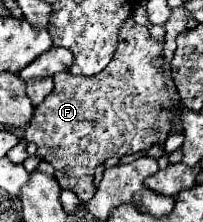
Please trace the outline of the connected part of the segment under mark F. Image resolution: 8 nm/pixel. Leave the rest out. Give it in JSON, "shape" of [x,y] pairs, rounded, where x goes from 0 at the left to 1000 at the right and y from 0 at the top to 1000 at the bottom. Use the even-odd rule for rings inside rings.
{"shape":[[[631,77],[581,149],[581,212],[512,320],[453,347],[355,347],[355,329],[305,320],[266,347],[266,401],[167,491],[167,536],[128,572],[118,626],[187,662],[177,698],[236,725],[266,770],[276,806],[305,851],[365,860],[414,914],[453,896],[473,869],[453,815],[463,770],[552,698],[660,698],[680,680],[729,680],[759,653],[808,653],[847,599],[906,608],[897,581],[897,473],[877,473],[847,437],[857,419],[828,401],[808,365],[798,302],[768,302],[759,275],[808,248],[808,194],[778,194],[719,122],[680,113],[650,77]]]}

